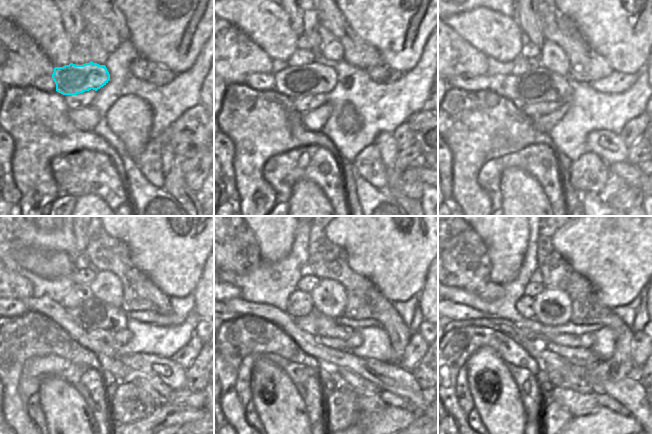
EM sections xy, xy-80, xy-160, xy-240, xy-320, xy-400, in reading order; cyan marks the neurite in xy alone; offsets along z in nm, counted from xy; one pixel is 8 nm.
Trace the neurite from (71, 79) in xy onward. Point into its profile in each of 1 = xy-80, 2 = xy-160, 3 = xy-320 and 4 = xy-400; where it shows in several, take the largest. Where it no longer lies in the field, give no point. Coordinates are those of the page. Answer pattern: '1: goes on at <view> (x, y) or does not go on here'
1: goes on at xy-80 (318, 78)
2: goes on at xy-160 (541, 85)
3: goes on at xy-320 (315, 323)
4: goes on at xy-400 (564, 339)

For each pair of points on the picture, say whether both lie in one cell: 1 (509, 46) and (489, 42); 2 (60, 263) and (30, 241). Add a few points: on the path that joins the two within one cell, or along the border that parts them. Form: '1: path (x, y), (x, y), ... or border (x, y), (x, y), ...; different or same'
1: path (504, 43), (494, 42); same
2: border (22, 250), (65, 252), (68, 255); different

